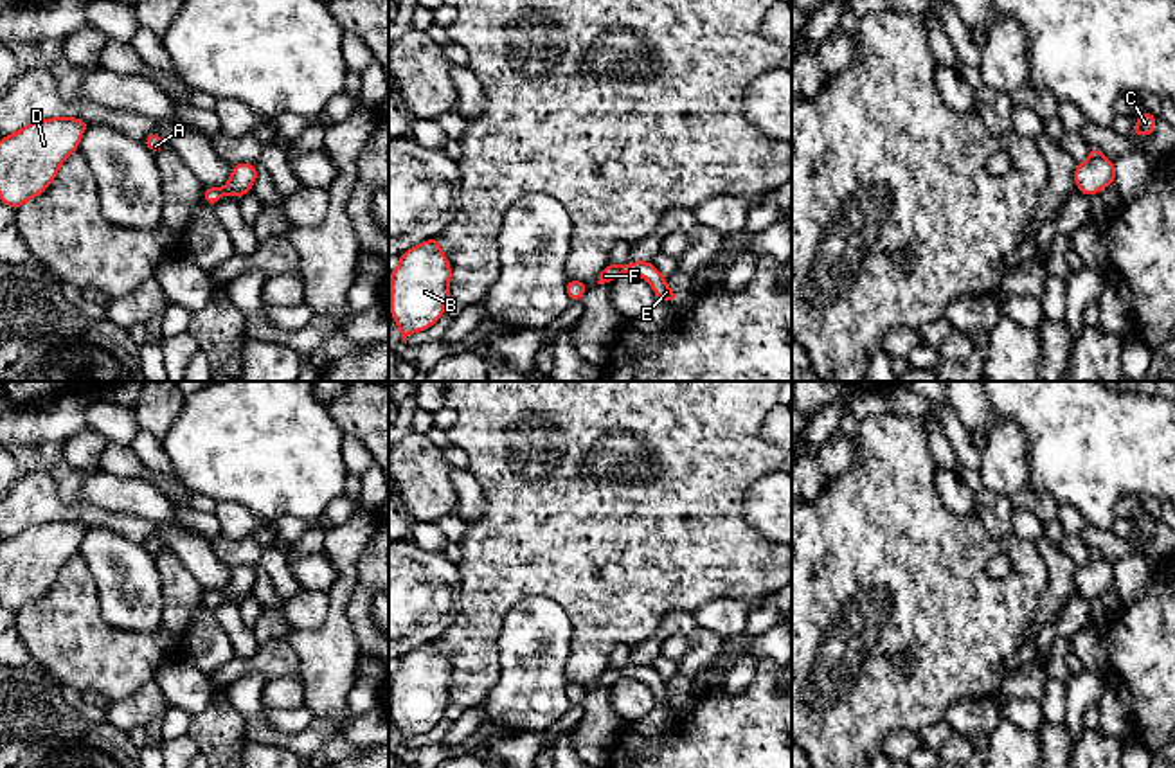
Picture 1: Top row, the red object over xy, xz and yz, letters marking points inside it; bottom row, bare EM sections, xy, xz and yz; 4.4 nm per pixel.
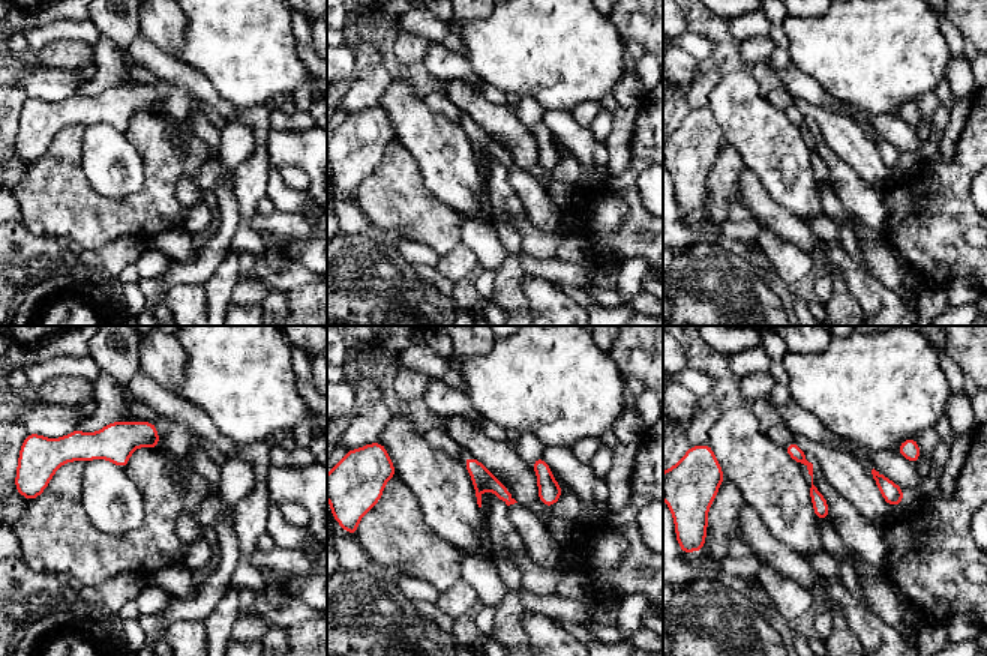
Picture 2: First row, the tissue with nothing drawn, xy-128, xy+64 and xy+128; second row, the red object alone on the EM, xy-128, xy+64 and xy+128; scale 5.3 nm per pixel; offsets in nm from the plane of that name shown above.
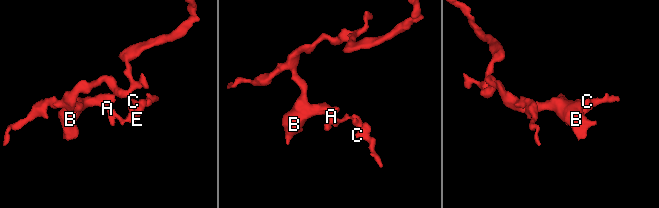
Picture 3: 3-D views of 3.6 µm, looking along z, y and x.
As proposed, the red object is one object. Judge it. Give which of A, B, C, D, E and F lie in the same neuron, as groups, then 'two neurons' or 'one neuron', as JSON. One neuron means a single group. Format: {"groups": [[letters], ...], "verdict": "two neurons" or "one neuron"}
{"groups": [["A", "B", "C", "D", "E", "F"]], "verdict": "one neuron"}

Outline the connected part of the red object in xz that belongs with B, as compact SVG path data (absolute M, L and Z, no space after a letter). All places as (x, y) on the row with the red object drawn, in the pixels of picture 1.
M439 237L399 254L399 264L389 279L392 281L390 315L405 344L408 335L426 331L444 317L452 266L439 246Z

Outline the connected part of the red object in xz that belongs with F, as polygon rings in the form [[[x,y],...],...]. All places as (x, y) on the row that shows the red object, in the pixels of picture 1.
[[[632,261],[630,264],[608,263],[601,270],[597,284],[614,282],[623,273],[632,273],[635,277],[648,281],[659,300],[677,304],[678,295],[668,286],[666,277],[657,270],[657,266],[648,261]]]

